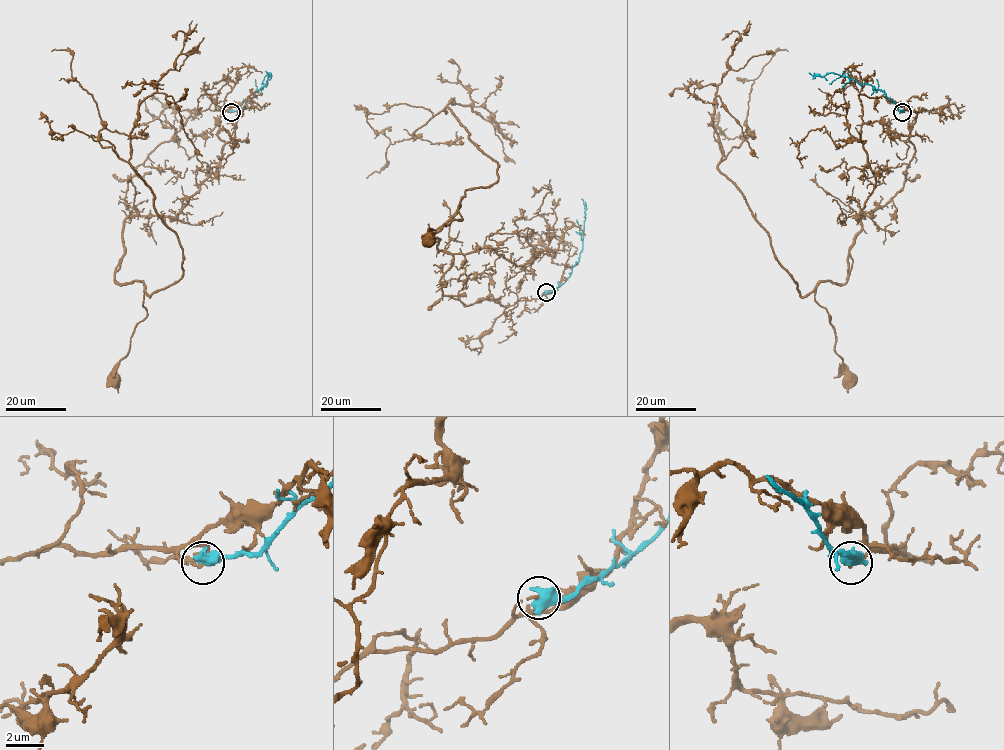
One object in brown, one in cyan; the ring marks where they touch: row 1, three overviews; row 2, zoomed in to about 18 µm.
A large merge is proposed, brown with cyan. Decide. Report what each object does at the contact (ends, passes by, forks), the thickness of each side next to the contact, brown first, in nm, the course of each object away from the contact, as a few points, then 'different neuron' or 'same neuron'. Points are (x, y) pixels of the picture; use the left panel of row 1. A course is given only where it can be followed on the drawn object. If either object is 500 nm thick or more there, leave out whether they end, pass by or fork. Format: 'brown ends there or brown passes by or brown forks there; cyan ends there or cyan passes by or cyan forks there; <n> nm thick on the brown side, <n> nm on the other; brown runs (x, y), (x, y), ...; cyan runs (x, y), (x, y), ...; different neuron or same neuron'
120 nm thick on the brown side, 800 nm on the other; brown runs (231, 112), (192, 113), (128, 181), (138, 213), (125, 220), (114, 279), (144, 284), (147, 315), (116, 381); cyan runs (231, 112), (239, 110), (267, 83), (270, 73), (270, 77), (266, 72); different neuron

